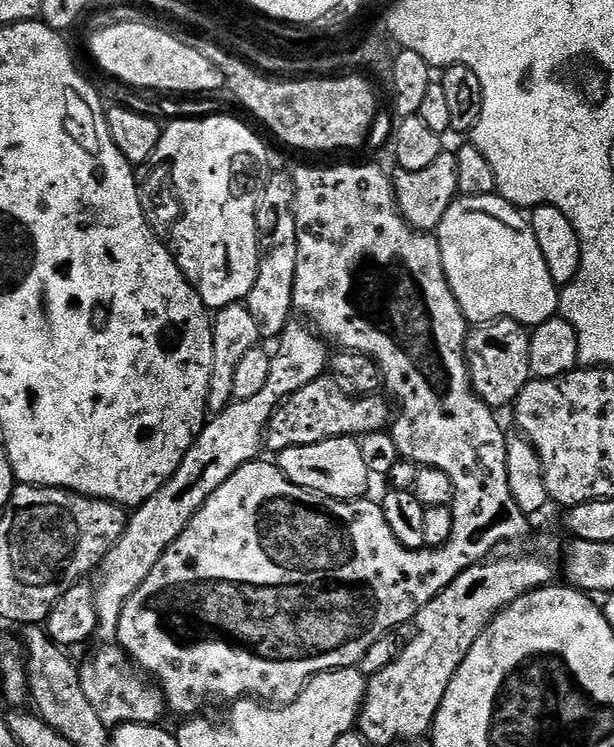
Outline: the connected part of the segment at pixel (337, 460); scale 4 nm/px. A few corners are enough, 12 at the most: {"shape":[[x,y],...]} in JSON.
{"shape":[[359,439],[278,453],[284,477],[329,500],[369,495]]}

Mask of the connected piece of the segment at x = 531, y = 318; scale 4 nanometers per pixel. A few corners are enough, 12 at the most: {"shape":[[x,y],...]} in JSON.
{"shape":[[460,196],[438,229],[469,325],[557,315],[531,219]]}

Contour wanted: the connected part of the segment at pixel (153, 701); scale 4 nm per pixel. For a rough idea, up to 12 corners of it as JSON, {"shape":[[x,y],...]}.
{"shape":[[123,648],[79,665],[82,691],[112,730],[159,725],[160,685]]}

